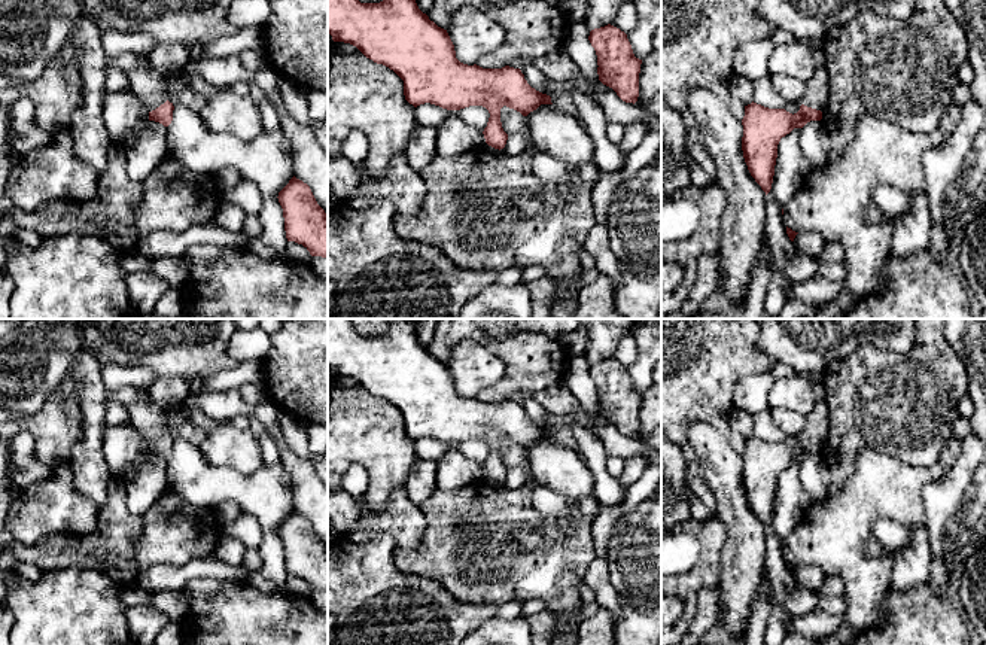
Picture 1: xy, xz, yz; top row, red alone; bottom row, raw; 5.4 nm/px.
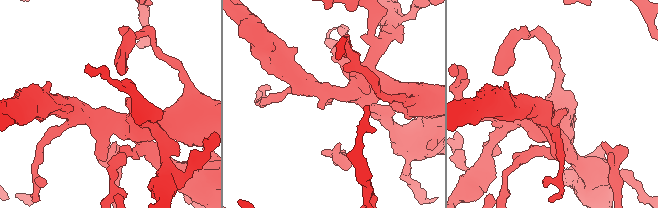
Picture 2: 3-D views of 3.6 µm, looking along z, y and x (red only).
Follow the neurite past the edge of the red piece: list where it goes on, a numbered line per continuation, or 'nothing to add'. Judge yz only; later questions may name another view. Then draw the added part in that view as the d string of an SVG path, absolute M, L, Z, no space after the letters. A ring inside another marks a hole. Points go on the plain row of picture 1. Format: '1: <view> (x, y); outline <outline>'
1: yz (818, 426); outline M827 401L816 402L813 411L806 416L807 425L803 438L824 445L831 429L831 411Z

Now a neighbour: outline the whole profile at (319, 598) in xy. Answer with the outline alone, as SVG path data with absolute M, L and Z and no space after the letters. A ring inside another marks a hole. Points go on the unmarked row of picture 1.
M311 590L310 599L319 612L328 615L328 591Z

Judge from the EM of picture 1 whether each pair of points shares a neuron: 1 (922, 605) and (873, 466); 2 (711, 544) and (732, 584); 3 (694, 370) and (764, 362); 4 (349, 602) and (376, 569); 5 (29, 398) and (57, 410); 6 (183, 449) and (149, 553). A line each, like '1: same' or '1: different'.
1: different
2: different
3: same
4: same
5: different
6: different

